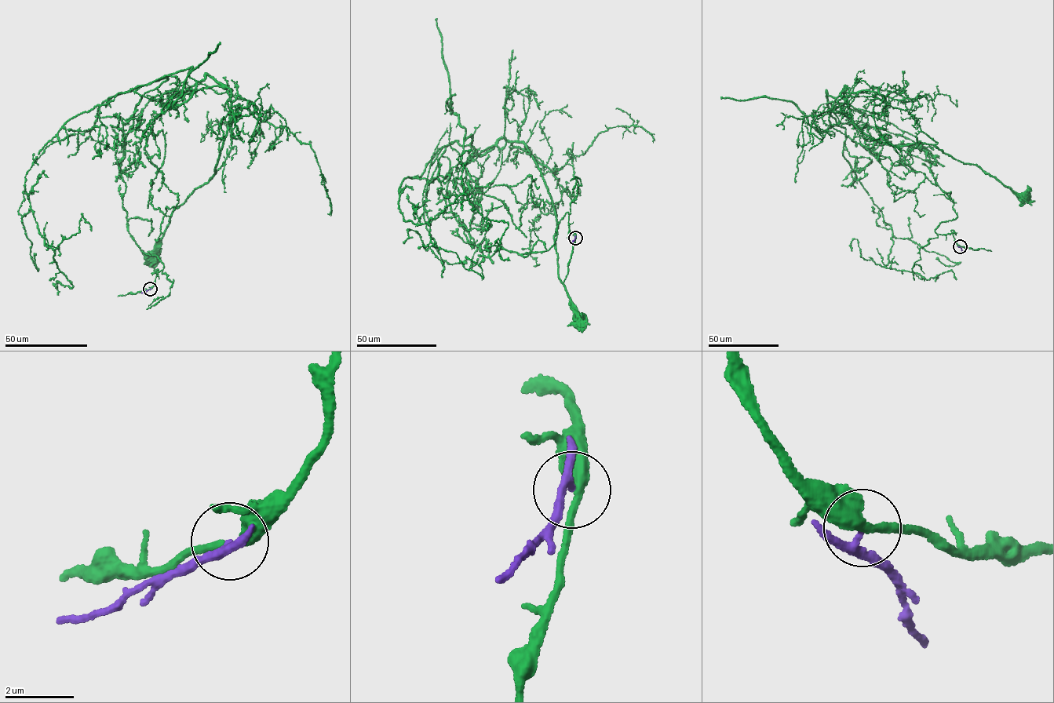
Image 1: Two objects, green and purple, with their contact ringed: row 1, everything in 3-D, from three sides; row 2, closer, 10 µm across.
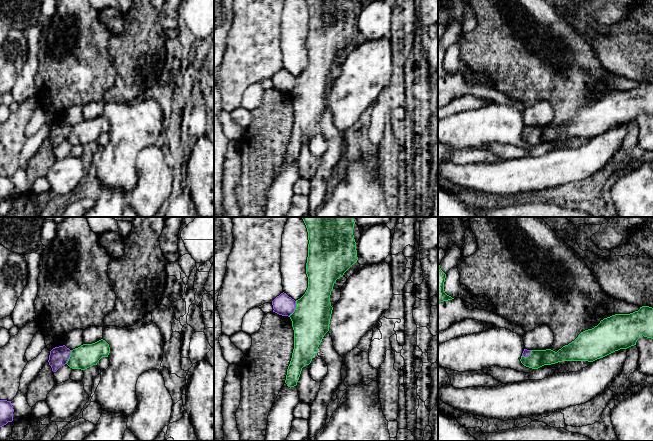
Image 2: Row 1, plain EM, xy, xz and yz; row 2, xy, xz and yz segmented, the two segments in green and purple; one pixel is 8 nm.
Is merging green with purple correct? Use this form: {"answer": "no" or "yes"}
{"answer": "no"}

